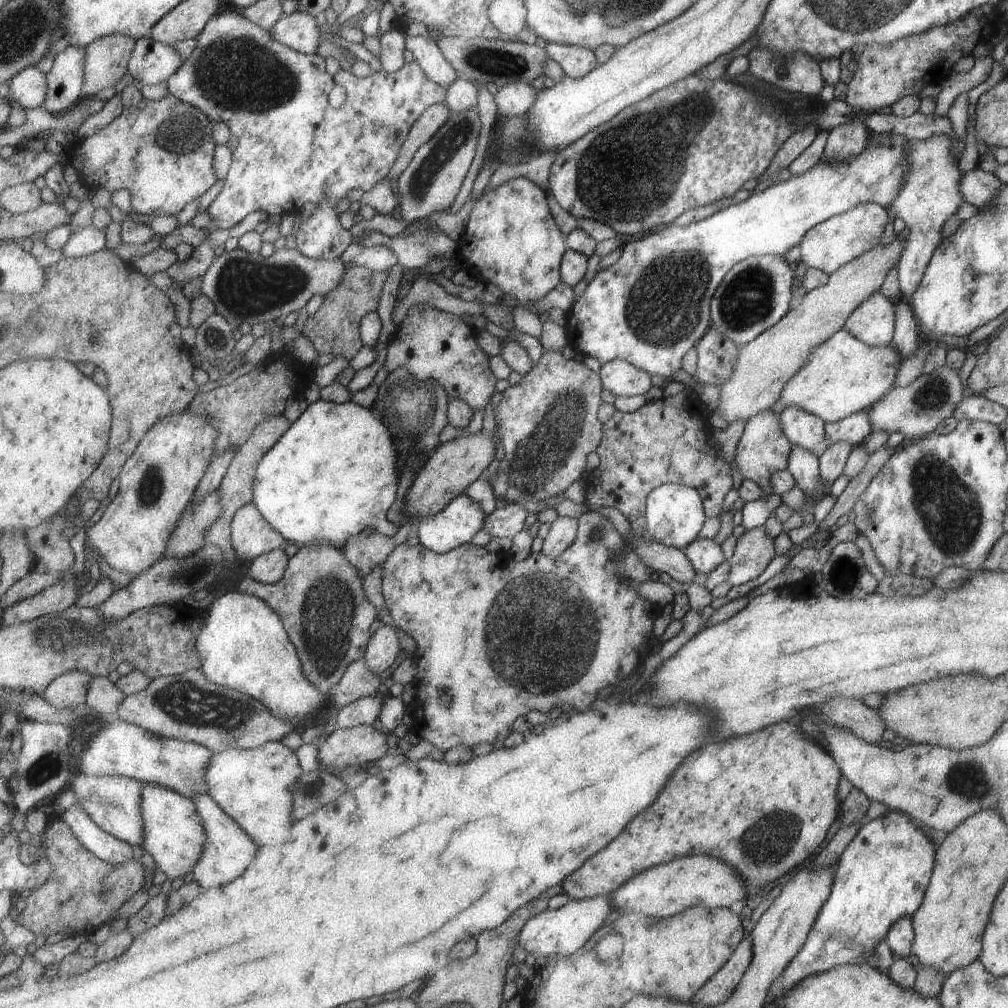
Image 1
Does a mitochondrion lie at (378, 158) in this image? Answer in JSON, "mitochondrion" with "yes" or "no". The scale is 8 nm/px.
{"mitochondrion":"no"}

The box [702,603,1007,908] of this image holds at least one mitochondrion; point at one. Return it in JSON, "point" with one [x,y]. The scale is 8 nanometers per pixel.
{"point":[785,828]}

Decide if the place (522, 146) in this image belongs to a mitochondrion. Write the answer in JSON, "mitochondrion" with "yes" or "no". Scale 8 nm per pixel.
{"mitochondrion":"yes"}

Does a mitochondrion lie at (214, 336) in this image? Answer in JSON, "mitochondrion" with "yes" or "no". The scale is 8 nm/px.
{"mitochondrion":"yes"}

